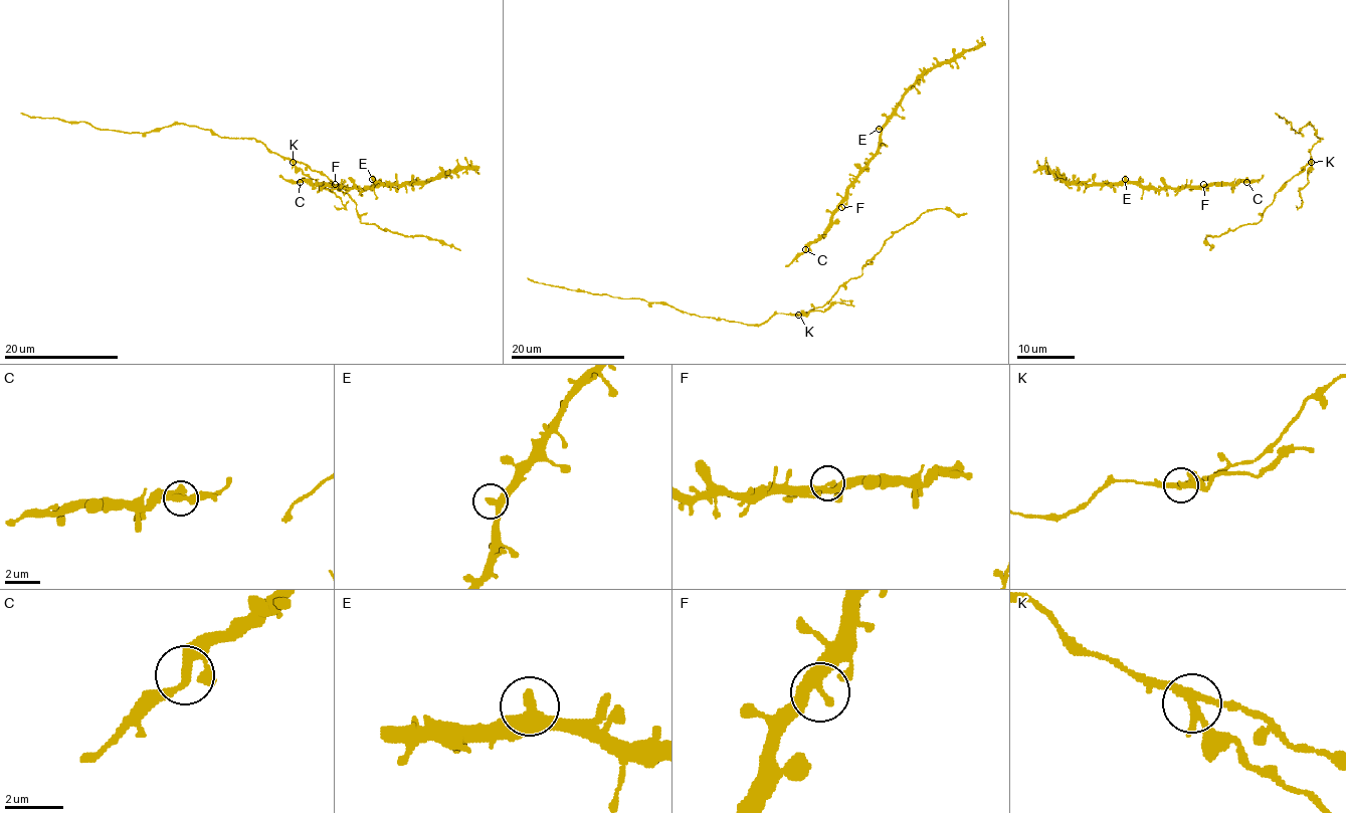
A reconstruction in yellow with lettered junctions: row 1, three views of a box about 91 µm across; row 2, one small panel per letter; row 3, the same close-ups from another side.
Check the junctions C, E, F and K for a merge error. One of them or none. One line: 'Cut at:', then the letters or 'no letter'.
Cut at: K

